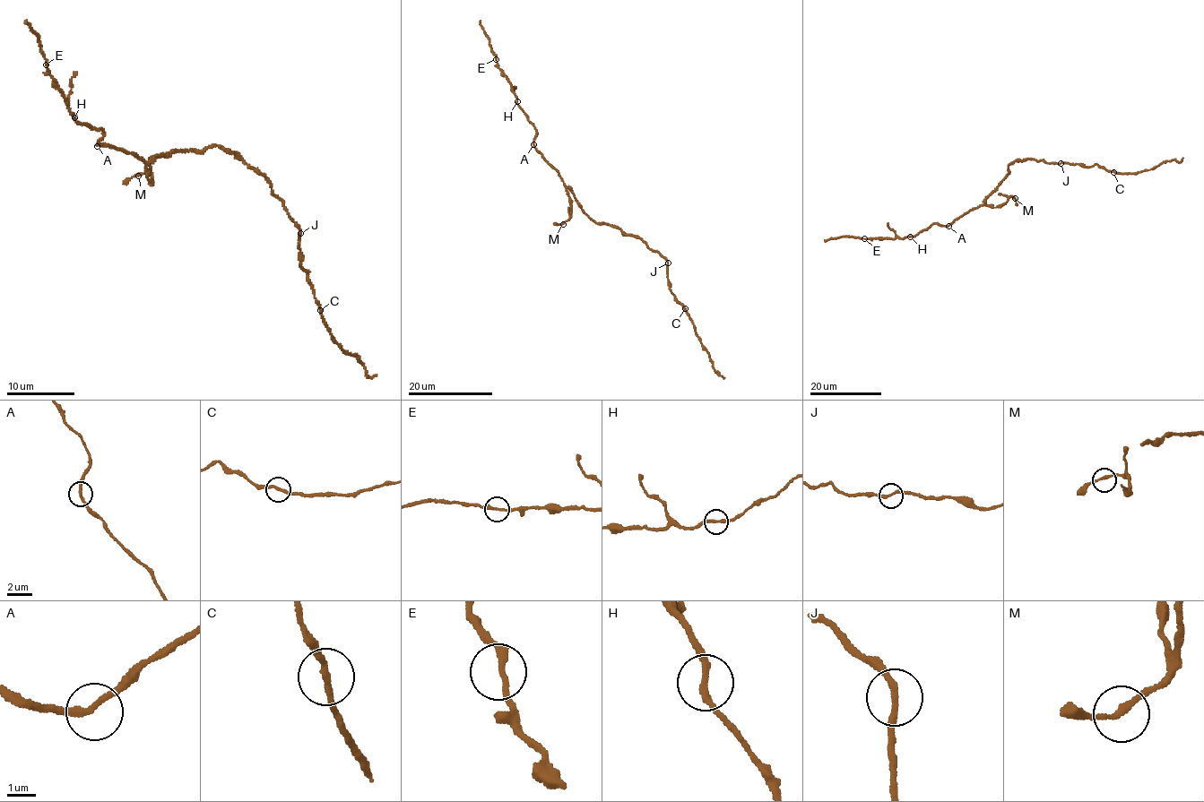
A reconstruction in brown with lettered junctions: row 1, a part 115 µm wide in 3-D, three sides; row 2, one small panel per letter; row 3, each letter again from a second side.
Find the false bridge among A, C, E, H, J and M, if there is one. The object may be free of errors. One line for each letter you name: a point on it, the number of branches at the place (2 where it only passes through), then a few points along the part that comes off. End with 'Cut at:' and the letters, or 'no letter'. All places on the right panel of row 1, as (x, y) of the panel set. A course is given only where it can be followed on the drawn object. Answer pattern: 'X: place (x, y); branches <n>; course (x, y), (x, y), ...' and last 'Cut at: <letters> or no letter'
Cut at: no letter

